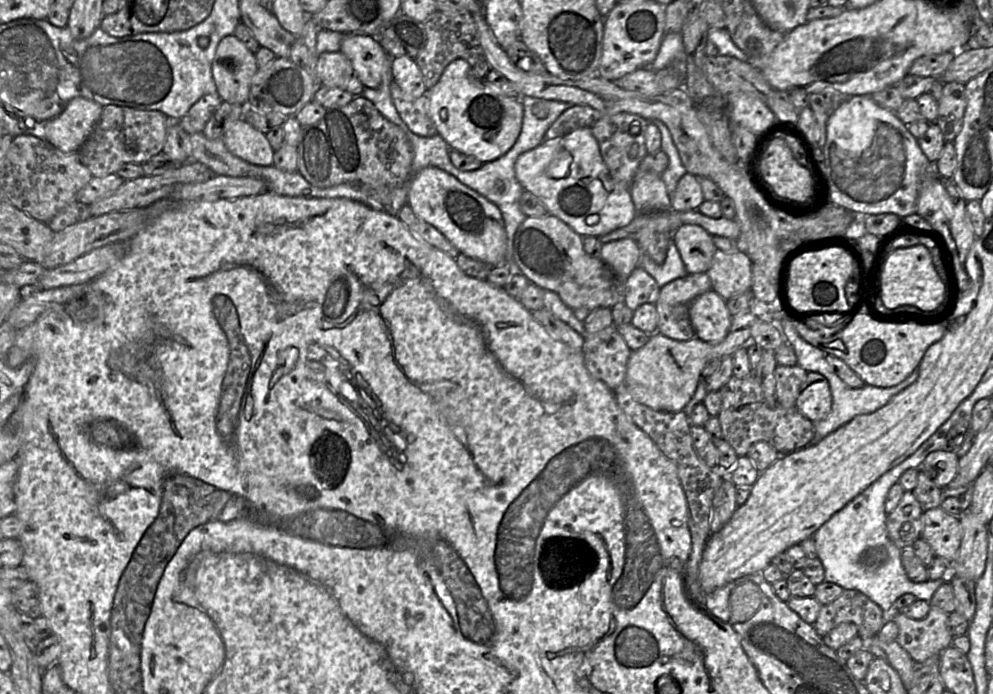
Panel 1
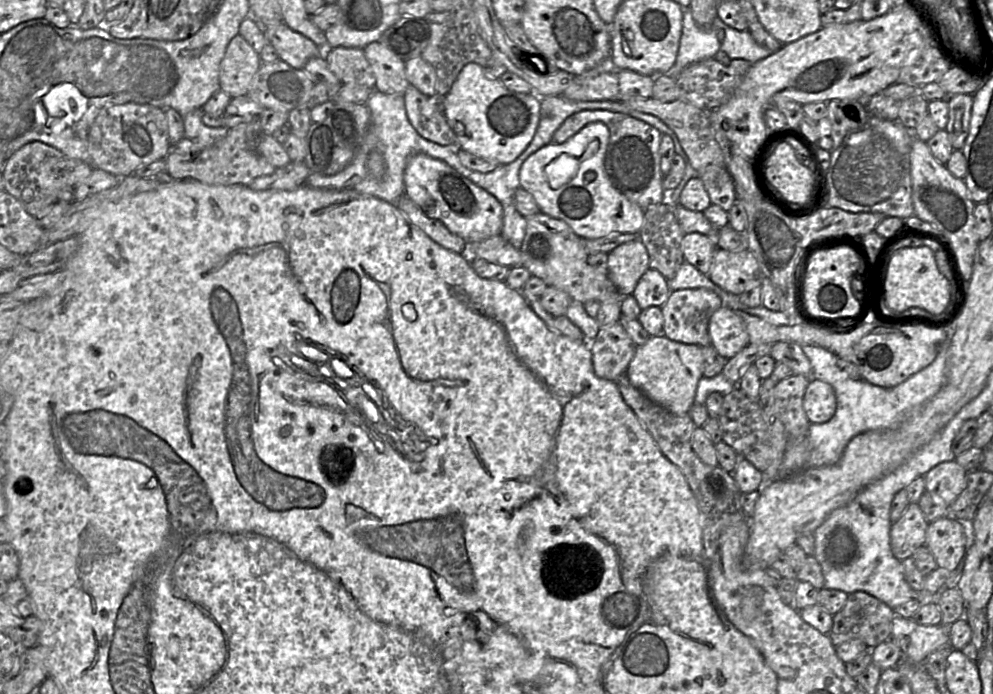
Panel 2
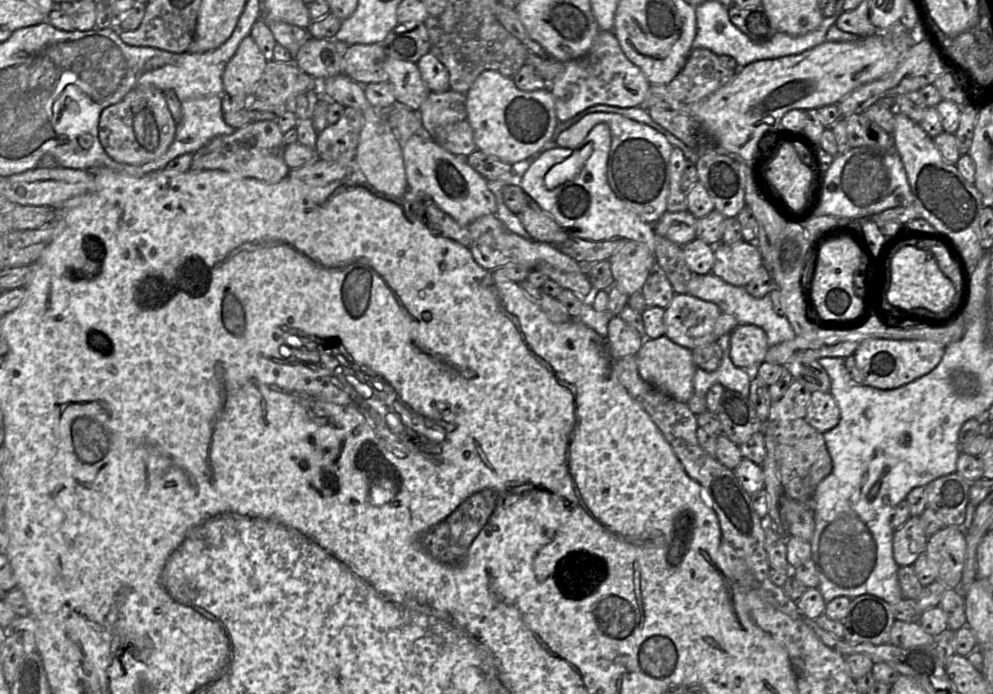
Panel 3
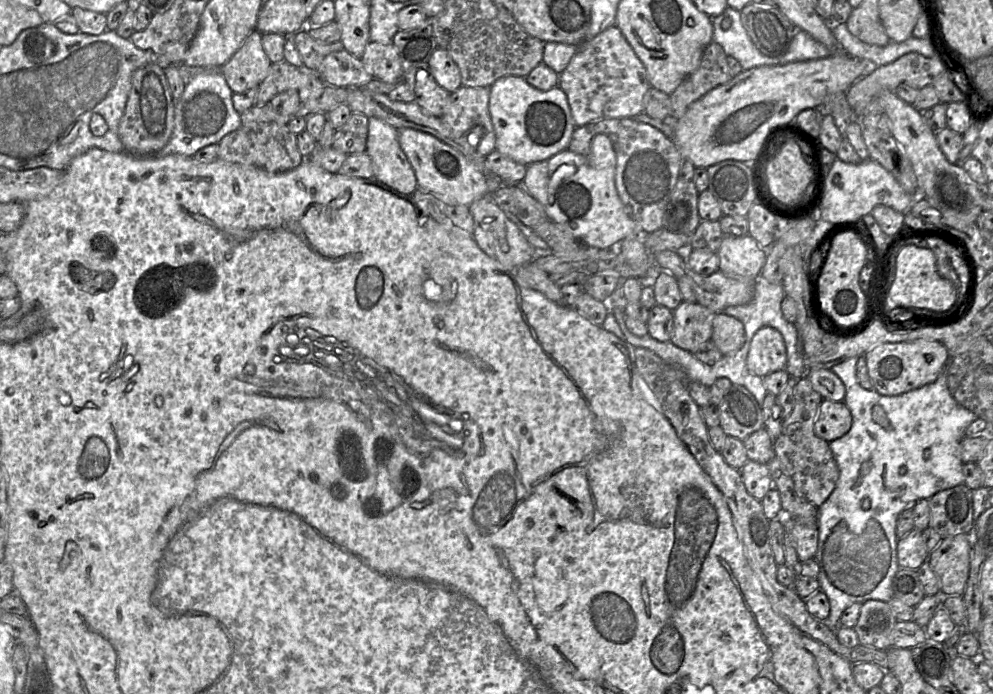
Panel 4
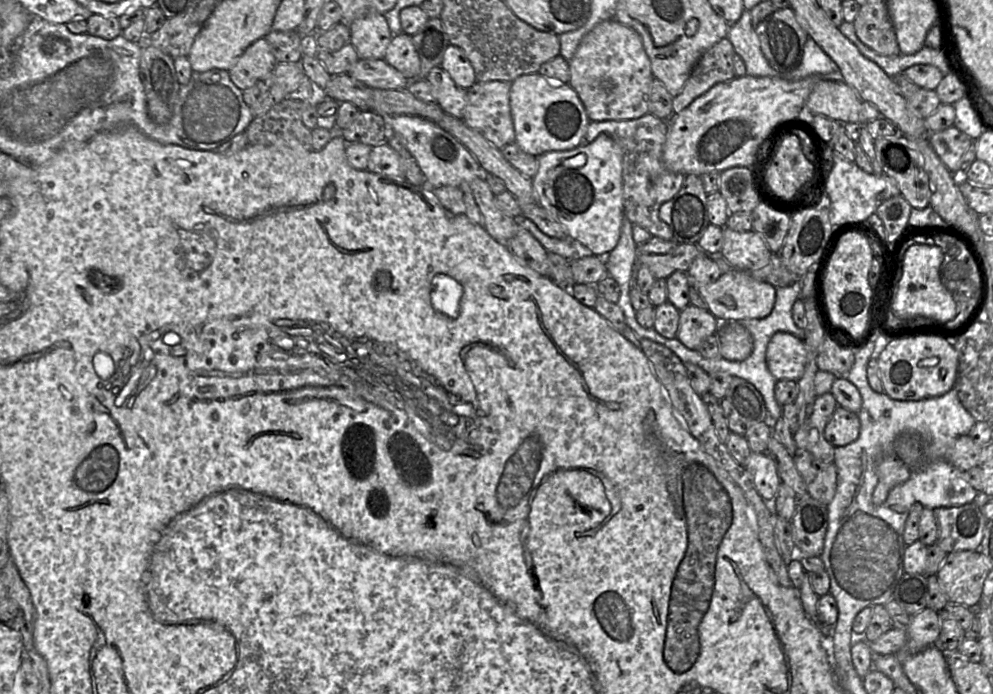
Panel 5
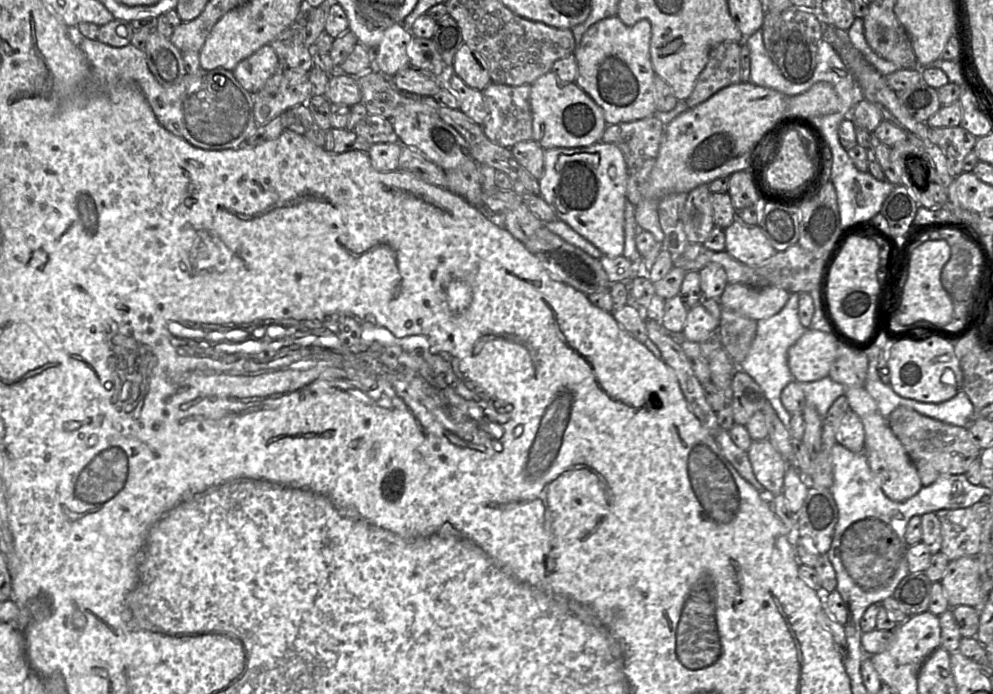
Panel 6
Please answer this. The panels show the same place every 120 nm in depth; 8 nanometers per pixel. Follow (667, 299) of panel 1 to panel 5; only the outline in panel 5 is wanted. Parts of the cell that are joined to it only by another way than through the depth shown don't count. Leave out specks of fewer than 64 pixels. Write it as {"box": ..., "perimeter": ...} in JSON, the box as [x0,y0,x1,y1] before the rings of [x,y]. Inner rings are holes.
{"box":[676,304,719,350],"perimeter":[[[689,304],[680,311],[676,338],[695,350],[704,339],[717,332],[719,322],[709,310]]]}

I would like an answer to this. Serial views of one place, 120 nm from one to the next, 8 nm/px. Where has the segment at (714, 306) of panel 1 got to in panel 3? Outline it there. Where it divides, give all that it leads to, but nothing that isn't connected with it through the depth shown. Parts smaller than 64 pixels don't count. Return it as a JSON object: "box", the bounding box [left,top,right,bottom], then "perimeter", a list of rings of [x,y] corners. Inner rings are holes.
{"box":[724,324,769,371],"perimeter":[[[738,324],[724,340],[730,358],[738,368],[754,371],[765,361],[769,346],[764,330],[753,324]]]}

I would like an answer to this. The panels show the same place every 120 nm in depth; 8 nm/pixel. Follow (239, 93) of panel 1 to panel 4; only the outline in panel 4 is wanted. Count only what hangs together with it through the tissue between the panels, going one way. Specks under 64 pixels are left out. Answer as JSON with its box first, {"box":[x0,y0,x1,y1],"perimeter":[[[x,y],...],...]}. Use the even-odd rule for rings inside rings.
{"box":[220,29,272,93],"perimeter":[[[255,29],[220,68],[233,93],[258,87],[267,77],[272,63],[263,49],[261,38],[262,34]]]}

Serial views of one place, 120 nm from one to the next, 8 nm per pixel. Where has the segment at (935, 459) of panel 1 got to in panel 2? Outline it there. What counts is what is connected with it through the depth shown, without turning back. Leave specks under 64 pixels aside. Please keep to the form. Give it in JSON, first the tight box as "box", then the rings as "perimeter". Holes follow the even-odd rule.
{"box":[924,460,967,506],"perimeter":[[[956,460],[942,462],[924,476],[925,490],[935,493],[950,506],[965,489],[967,475]]]}

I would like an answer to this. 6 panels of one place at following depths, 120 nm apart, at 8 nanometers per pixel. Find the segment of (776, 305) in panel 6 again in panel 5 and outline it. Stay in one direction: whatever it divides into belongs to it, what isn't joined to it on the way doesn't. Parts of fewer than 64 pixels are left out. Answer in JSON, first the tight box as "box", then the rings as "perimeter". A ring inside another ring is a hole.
{"box":[693,269,776,321],"perimeter":[[[731,269],[712,283],[693,283],[693,287],[702,295],[708,310],[720,321],[739,321],[747,318],[768,316],[775,304],[776,287],[756,279],[750,272]]]}

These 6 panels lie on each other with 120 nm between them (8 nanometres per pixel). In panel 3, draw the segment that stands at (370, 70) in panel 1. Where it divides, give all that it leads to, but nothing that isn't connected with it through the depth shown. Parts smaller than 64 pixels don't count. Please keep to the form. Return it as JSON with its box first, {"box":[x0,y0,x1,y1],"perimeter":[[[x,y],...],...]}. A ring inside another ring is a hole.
{"box":[384,56,431,111],"perimeter":[[[387,56],[384,68],[389,76],[388,82],[393,86],[396,101],[418,111],[431,90],[423,81],[417,64]]]}

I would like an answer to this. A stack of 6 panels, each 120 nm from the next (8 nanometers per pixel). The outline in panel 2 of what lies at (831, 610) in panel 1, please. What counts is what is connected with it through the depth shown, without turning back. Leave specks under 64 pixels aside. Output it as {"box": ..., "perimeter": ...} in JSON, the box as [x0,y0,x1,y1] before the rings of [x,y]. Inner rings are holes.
{"box":[828,591,895,647],"perimeter":[[[863,591],[848,594],[844,607],[833,615],[833,626],[828,636],[836,647],[851,639],[860,639],[868,647],[876,647],[891,638],[895,614],[884,602]]]}

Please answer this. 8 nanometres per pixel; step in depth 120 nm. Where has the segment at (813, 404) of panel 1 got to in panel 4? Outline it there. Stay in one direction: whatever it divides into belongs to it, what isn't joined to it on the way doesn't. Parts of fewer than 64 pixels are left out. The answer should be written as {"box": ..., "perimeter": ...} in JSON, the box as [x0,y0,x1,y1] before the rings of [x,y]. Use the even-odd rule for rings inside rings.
{"box":[814,399,852,443],"perimeter":[[[823,399],[814,423],[814,432],[829,443],[848,433],[852,421],[851,411],[843,401]]]}

